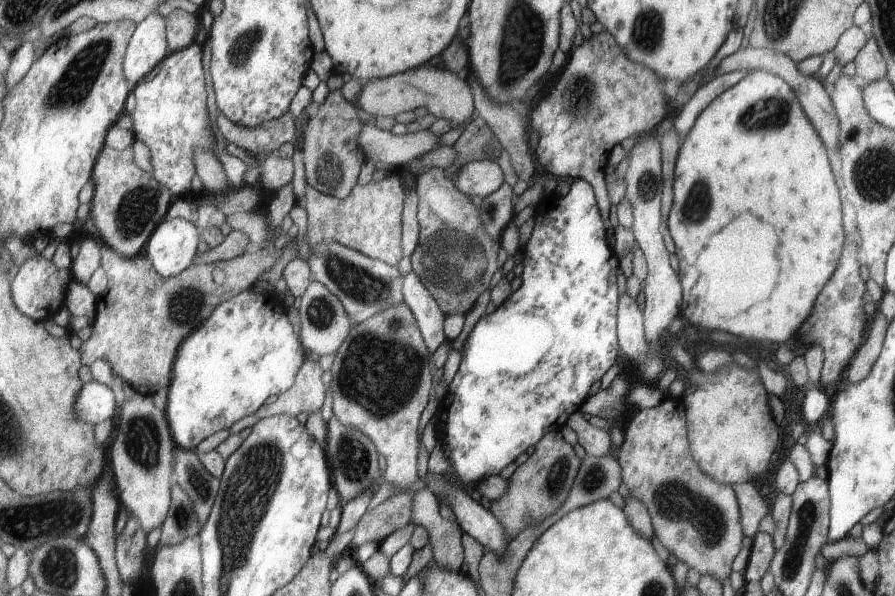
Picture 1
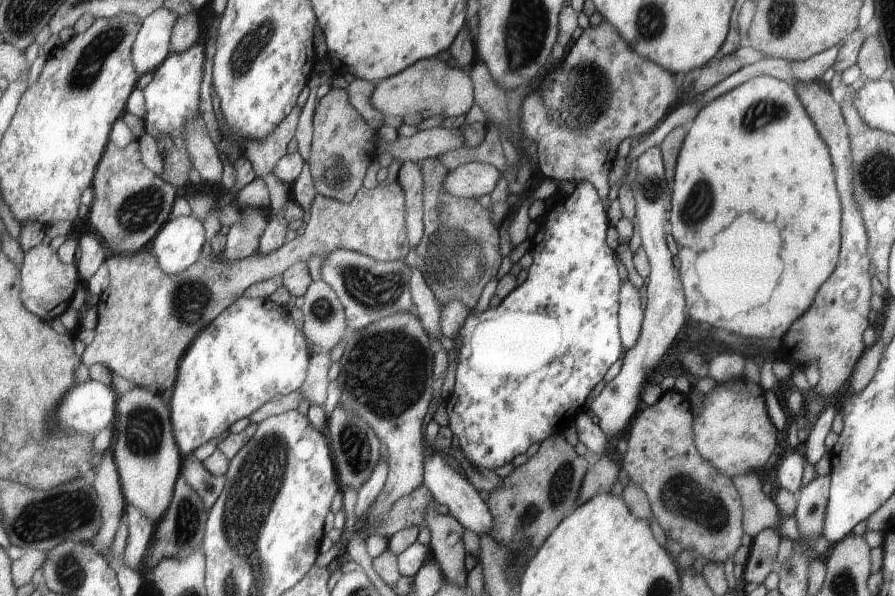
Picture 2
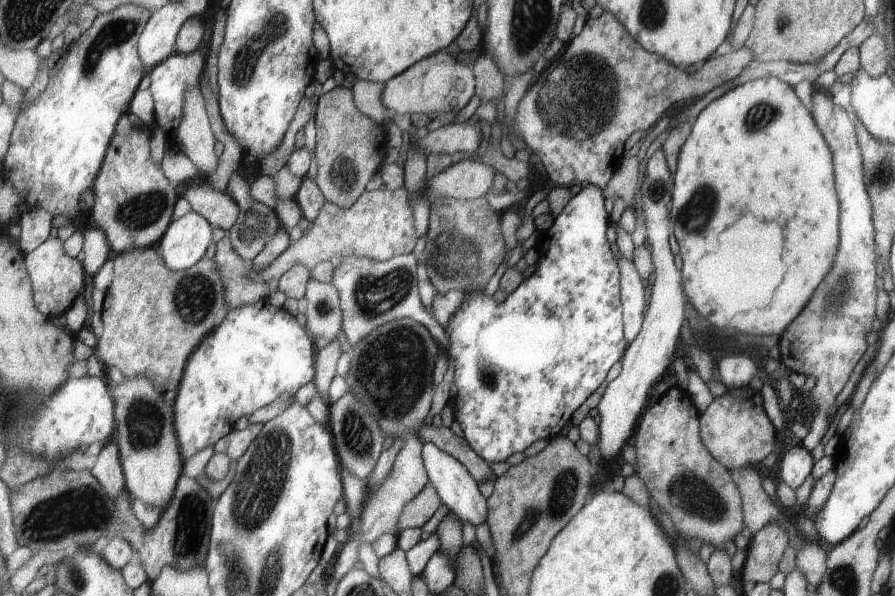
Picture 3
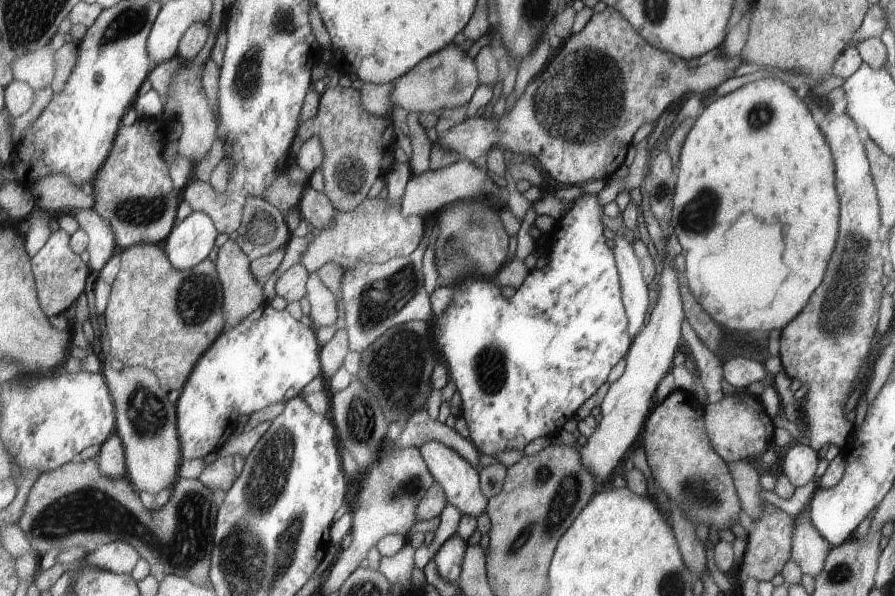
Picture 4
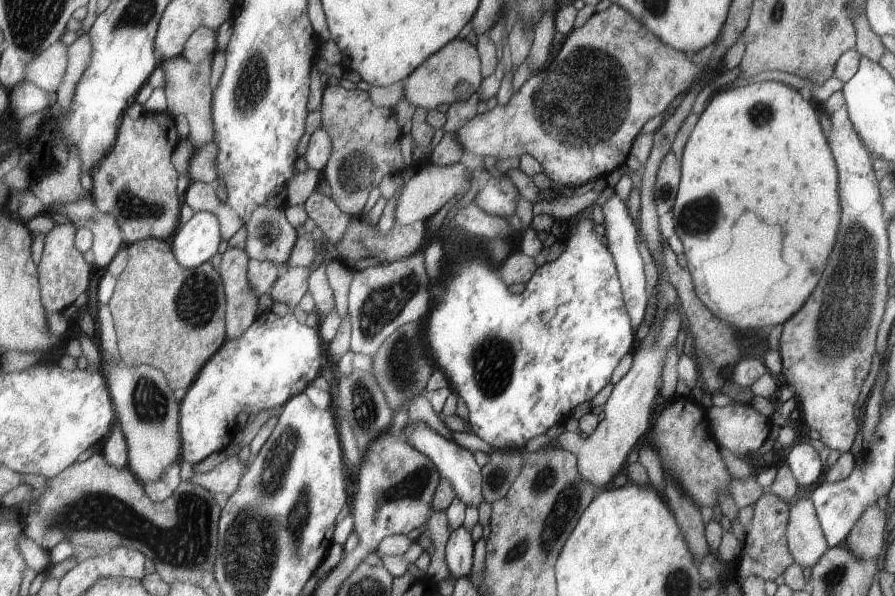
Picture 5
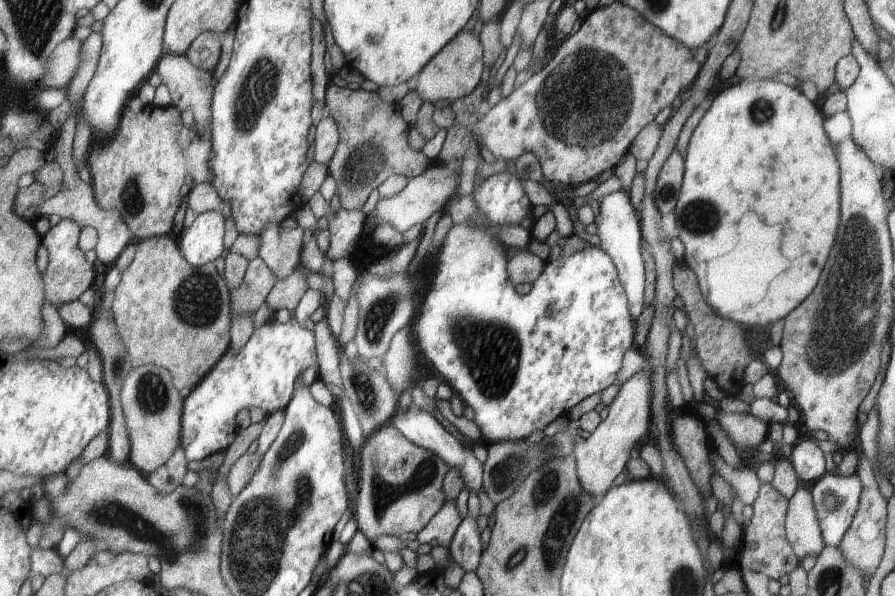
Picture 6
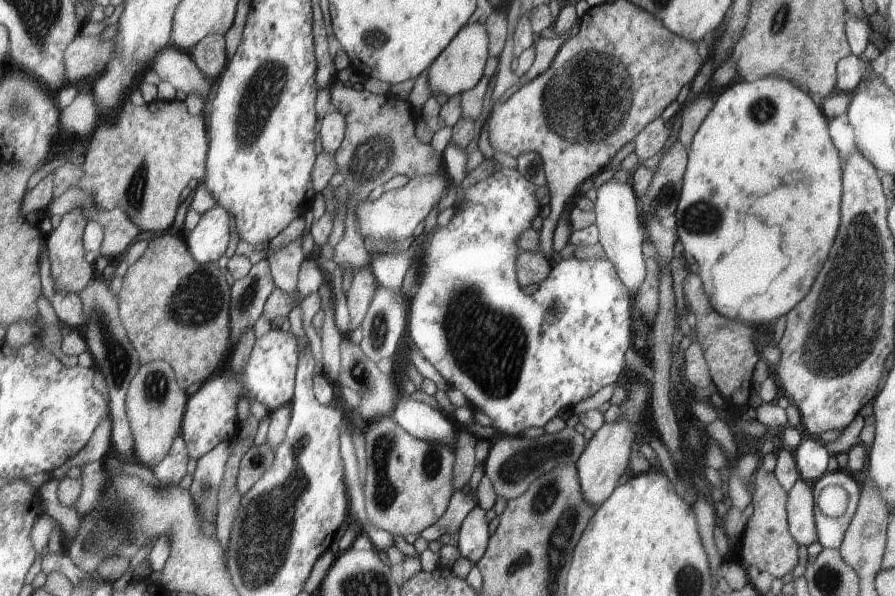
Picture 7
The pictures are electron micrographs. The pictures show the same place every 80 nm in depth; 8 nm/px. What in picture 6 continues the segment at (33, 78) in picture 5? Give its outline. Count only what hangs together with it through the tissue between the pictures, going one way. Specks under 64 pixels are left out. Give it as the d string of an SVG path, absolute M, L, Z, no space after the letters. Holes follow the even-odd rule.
M69 38L57 45L47 60L47 72L40 81L45 89L65 88L73 80L81 62L83 44L83 40Z

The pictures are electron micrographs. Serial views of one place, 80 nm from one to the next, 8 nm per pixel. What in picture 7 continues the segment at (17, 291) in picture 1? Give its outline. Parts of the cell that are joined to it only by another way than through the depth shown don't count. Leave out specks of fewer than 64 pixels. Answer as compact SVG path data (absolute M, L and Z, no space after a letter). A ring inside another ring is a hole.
M75 208L62 218L60 225L52 230L46 238L47 248L52 265L53 282L57 284L57 290L65 290L69 294L78 294L87 288L87 284L97 276L93 264L86 260L86 250L83 236L89 222L83 210Z

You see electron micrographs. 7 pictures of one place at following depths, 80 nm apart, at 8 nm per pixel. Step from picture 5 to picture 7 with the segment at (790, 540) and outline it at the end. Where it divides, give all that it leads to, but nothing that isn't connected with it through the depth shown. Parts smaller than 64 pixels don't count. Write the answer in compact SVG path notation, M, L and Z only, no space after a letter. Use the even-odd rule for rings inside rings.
M801 479L787 492L786 514L791 538L799 546L809 546L817 542L814 522L814 502L811 485Z

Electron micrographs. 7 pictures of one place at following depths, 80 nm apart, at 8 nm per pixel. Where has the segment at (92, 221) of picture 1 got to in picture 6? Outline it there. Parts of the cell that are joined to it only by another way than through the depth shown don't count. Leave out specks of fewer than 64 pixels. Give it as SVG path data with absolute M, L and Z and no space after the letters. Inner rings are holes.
M153 103L146 105L138 114L137 112L133 112L131 108L126 108L123 113L123 119L120 125L120 128L115 132L115 136L108 140L107 142L94 142L94 146L92 147L91 154L89 155L89 160L87 162L89 167L89 172L92 177L92 185L94 188L94 193L98 202L98 205L103 210L119 210L123 215L123 220L127 223L127 226L131 228L131 232L133 232L133 236L136 238L144 238L148 237L156 237L156 236L167 236L171 230L173 230L173 226L175 226L175 216L177 216L177 210L179 210L179 206L181 206L181 188L185 184L185 178L187 178L187 174L190 175L194 184L197 183L212 183L214 179L214 175L209 167L209 160L213 158L213 143L210 141L201 140L201 136L199 136L199 132L195 130L195 127L187 128L185 124L183 124L183 118L181 118L181 110L177 108L177 106L168 106L167 108L163 108L160 106L153 106Z

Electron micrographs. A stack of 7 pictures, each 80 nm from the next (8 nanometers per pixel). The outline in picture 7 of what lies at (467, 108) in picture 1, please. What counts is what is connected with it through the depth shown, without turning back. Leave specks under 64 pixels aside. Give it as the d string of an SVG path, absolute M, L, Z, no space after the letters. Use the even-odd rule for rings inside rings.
M479 22L464 25L459 30L459 33L455 34L450 45L427 68L427 74L425 75L431 95L445 94L449 98L455 96L455 94L463 94L463 92L473 88L483 77L483 67L487 57L487 32L485 25L479 24Z

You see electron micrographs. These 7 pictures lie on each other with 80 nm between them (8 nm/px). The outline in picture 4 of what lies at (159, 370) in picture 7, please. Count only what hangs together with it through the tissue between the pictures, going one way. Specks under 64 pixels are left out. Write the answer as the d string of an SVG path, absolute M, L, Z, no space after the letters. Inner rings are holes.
M107 358L104 366L104 375L108 381L110 390L115 400L117 430L121 436L123 446L126 448L126 466L128 479L138 492L159 494L171 486L175 486L180 480L180 468L182 466L182 443L178 430L178 408L169 400L169 391L159 382L159 376L143 366L135 368L123 367L115 370L111 358Z

